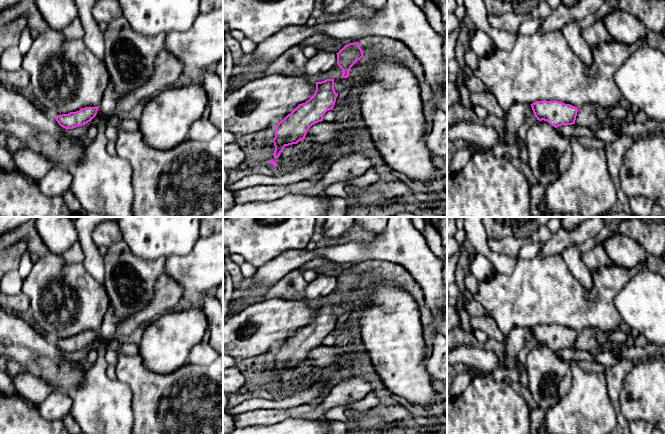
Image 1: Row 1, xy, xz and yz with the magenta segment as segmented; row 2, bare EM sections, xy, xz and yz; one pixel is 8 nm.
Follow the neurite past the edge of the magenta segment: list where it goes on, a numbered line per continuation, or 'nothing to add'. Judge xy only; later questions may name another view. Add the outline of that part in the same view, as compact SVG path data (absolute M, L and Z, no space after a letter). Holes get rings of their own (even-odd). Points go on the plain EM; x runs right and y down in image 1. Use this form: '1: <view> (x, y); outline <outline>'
nothing to add

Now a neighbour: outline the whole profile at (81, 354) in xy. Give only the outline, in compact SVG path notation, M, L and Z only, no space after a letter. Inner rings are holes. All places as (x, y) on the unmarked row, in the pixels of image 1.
M98 333L96 340L87 348L73 352L73 353L67 353L66 359L71 360L73 362L80 361L87 357L88 352L91 349L97 349L103 342L103 337Z

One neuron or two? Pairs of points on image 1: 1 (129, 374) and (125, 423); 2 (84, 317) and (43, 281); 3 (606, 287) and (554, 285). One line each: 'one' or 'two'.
1: two
2: one
3: one

